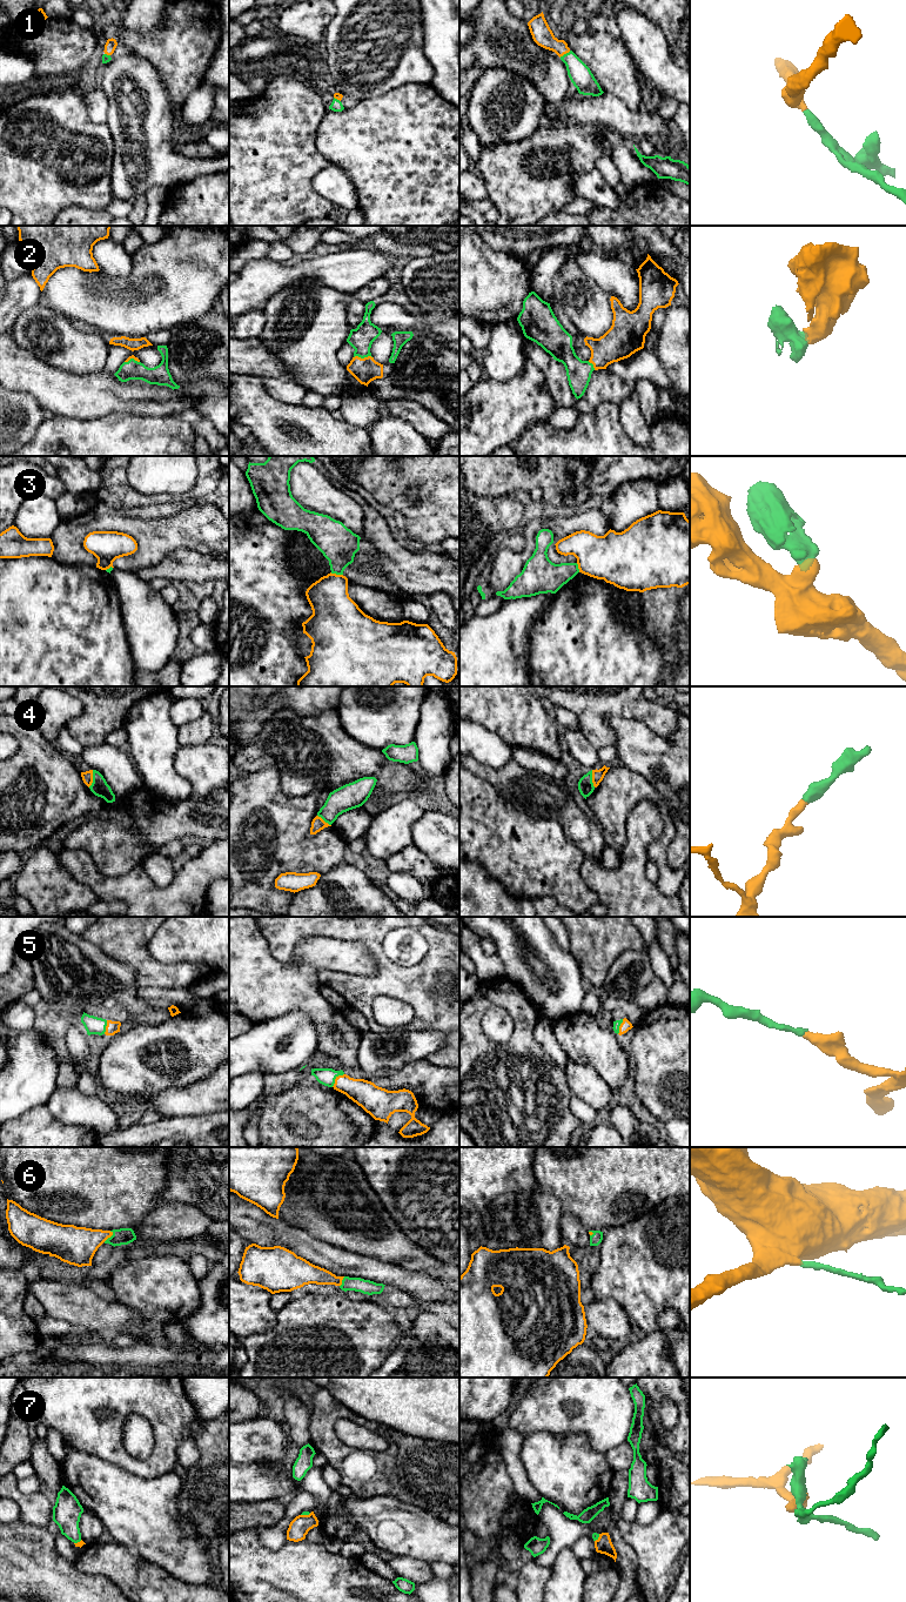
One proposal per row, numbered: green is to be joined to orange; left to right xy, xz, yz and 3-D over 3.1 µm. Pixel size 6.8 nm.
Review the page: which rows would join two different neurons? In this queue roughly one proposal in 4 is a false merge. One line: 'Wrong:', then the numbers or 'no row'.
Wrong: 3

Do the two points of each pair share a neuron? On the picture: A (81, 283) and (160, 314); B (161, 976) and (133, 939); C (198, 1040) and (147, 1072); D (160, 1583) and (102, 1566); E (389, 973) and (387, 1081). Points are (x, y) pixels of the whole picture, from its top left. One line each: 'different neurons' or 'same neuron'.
A: same neuron
B: same neuron
C: same neuron
D: same neuron
E: different neurons

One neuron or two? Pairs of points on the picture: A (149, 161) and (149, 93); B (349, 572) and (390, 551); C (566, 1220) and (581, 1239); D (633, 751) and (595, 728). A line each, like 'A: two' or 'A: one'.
A: one
B: two
C: one
D: two

